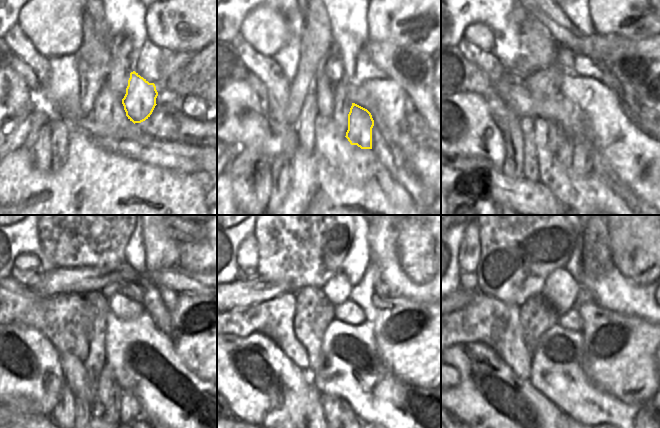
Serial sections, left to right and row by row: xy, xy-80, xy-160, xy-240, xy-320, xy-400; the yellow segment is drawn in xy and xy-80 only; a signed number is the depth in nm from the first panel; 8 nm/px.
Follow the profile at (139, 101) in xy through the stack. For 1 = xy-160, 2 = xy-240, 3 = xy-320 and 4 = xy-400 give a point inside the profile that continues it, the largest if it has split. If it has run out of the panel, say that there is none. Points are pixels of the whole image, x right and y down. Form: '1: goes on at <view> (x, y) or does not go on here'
1: goes on at xy-160 (582, 163)
2: goes on at xy-240 (130, 410)
3: goes on at xy-320 (335, 408)
4: goes on at xy-400 (562, 418)

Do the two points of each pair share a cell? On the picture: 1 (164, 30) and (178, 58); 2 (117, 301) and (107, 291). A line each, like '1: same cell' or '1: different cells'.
1: different cells
2: different cells

